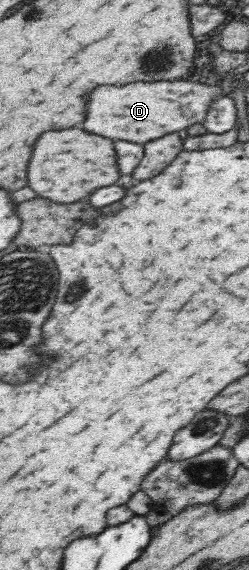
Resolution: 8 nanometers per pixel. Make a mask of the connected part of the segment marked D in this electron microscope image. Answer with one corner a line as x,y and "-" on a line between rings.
181,80
181,82
153,82
153,84
127,84
127,86
105,86
93,92
89,102
89,118
85,122
87,130
93,134
129,140
145,144
169,133
182,133
195,124
207,120
211,104
228,91
219,84
201,81

